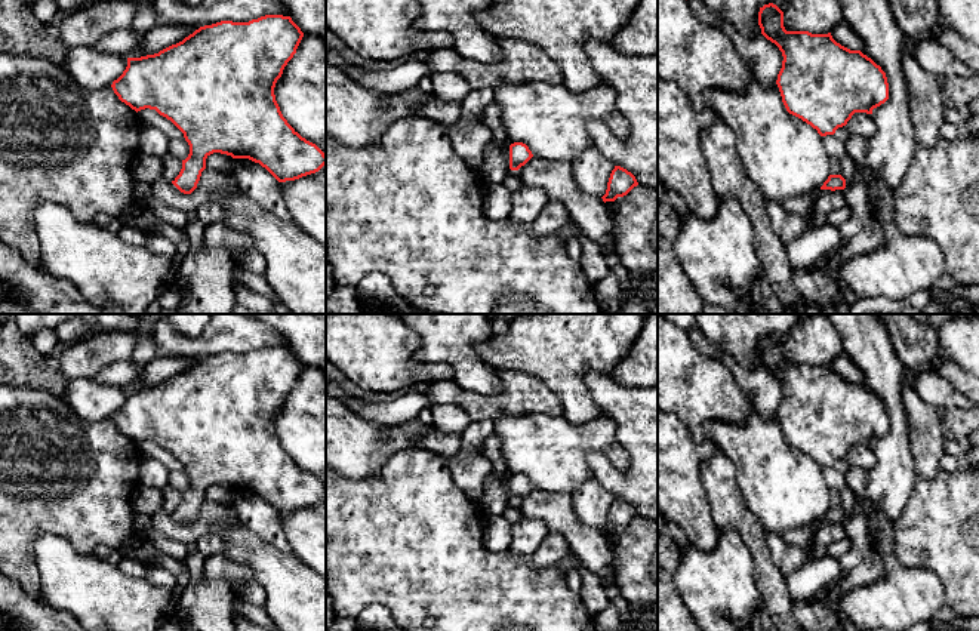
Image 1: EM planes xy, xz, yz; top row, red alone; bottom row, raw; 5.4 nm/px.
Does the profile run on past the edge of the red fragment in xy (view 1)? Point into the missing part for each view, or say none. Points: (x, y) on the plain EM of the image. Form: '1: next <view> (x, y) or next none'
1: next none

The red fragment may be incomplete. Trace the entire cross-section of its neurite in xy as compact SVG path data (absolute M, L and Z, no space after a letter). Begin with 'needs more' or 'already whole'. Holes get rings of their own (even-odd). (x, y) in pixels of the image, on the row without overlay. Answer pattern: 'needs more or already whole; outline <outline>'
already whole; outline M265 347L249 354L221 353L200 358L182 373L158 385L127 390L126 401L111 419L118 431L136 444L145 440L156 441L184 465L190 486L182 492L182 501L172 513L181 524L191 526L197 520L206 501L206 490L213 484L259 495L278 514L295 513L318 504L326 496L326 486L287 455L274 427L275 415L296 385L302 369L304 364L290 348Z

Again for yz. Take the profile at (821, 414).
already whole; outline M773 335L760 339L758 357L783 388L776 416L786 443L821 468L834 467L855 444L872 446L889 431L881 398L837 375L831 364L786 363L783 344Z

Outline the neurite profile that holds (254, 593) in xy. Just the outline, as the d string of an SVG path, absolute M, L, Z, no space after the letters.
M243 582L243 598L255 606L262 607L265 601L265 591L259 582Z

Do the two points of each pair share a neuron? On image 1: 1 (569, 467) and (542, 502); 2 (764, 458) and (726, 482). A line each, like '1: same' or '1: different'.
1: different
2: different

